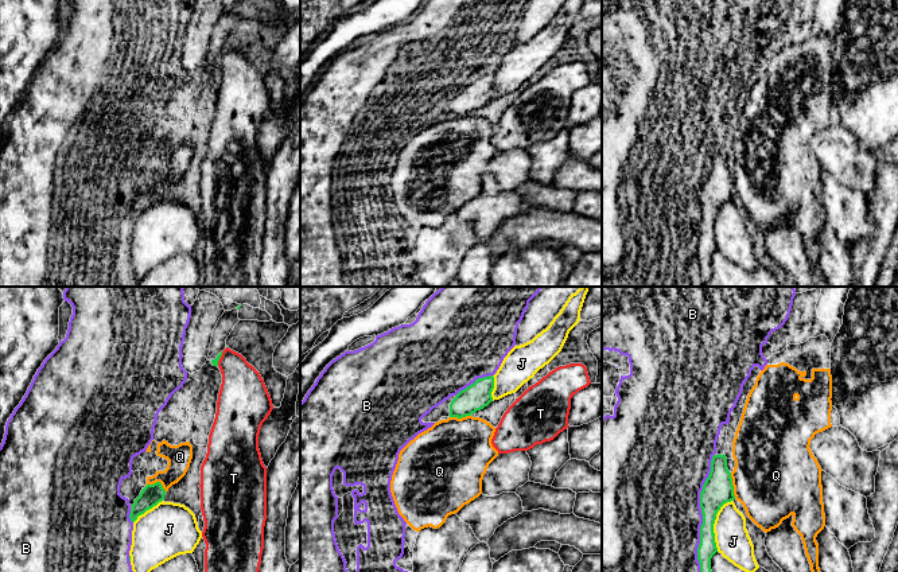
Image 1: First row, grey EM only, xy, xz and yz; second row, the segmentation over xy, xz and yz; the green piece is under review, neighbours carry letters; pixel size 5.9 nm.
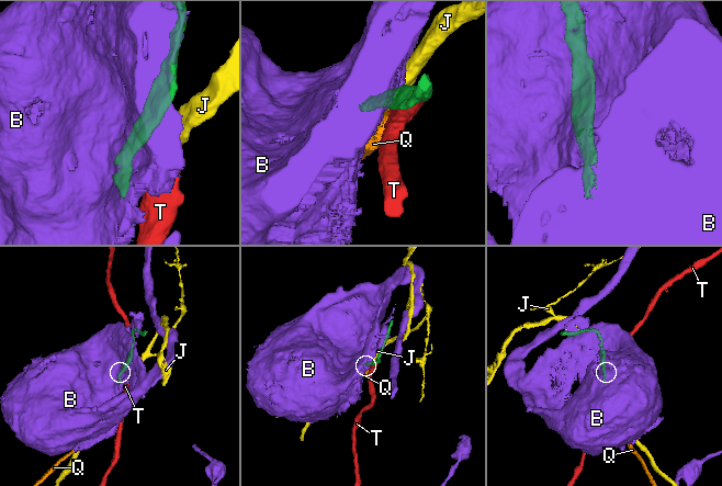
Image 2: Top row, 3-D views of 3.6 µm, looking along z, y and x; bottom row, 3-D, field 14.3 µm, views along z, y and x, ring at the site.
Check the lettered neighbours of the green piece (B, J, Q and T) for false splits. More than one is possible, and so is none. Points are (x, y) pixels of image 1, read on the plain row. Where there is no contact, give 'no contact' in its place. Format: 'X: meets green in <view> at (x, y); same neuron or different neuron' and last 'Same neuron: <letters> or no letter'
B: meets green in yz at (703, 218); different neuron
J: meets green in yz at (714, 221); different neuron
Q: meets green in yz at (733, 185); different neuron
T: meets green in xy at (220, 55); different neuron
Same neuron: no letter

